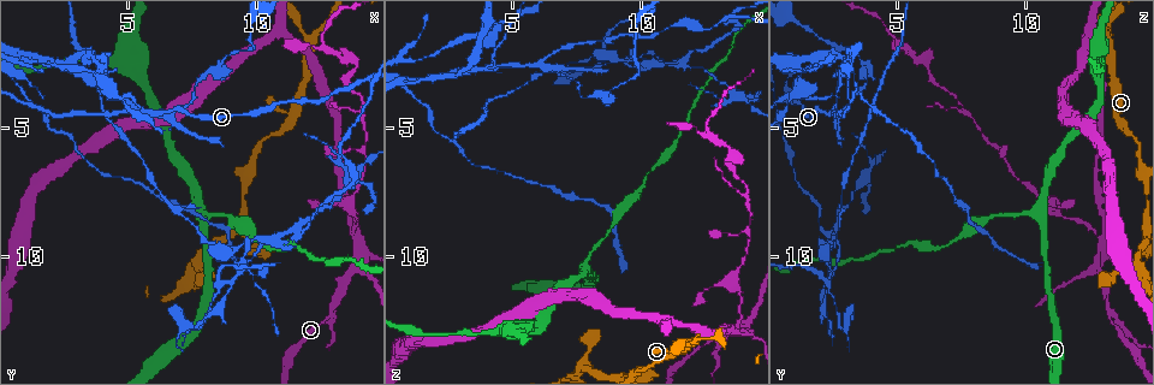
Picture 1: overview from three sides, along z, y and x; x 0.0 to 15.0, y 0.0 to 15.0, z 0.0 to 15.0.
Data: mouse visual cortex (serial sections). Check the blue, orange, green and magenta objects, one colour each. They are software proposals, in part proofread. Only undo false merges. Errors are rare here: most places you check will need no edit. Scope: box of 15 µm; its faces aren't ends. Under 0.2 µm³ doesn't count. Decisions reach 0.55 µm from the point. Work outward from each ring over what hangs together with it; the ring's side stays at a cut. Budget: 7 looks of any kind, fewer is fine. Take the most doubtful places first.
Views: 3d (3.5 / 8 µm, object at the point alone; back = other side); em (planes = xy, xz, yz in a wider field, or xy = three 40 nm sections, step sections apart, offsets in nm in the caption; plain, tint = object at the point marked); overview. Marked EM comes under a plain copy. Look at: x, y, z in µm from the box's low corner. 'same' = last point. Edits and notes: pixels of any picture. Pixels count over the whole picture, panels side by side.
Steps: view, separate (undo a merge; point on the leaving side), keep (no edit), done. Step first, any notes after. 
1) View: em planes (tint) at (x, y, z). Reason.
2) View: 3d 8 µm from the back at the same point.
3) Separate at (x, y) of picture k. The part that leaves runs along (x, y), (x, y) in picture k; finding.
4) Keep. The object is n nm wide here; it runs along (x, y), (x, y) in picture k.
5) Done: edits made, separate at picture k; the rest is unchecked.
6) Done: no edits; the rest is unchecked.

View: 3d 3.5 µm from the back at (12.9, 12.2, 13.3). Three arms meet.

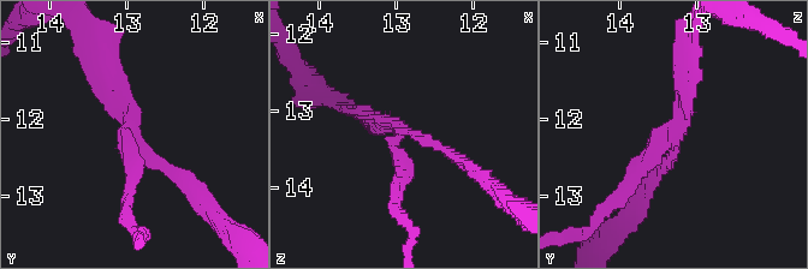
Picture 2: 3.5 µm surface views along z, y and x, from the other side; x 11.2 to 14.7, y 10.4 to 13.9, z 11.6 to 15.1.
View: em planes (tint) at (12.95, 12.30, 13.25). 3 arms meet here; the arms are 150, 150, 200 nm wide.

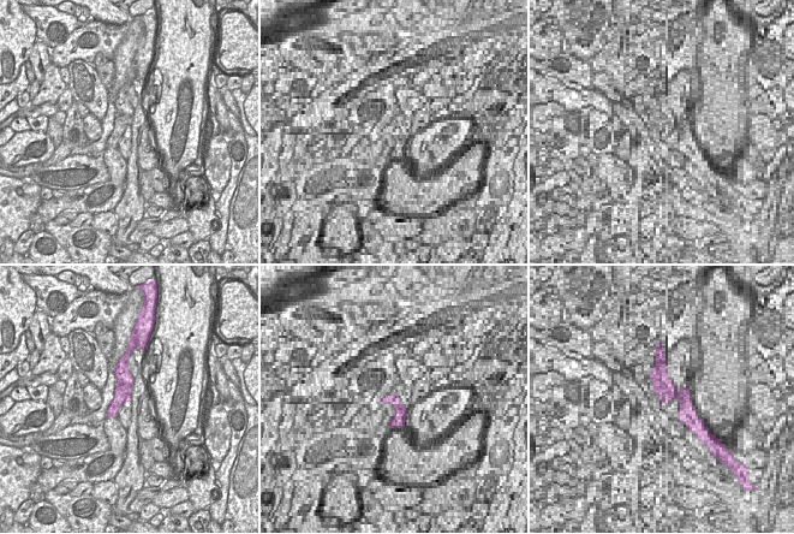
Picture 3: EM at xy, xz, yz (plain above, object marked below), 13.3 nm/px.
View: em xy step 2 (tint) at the same point.

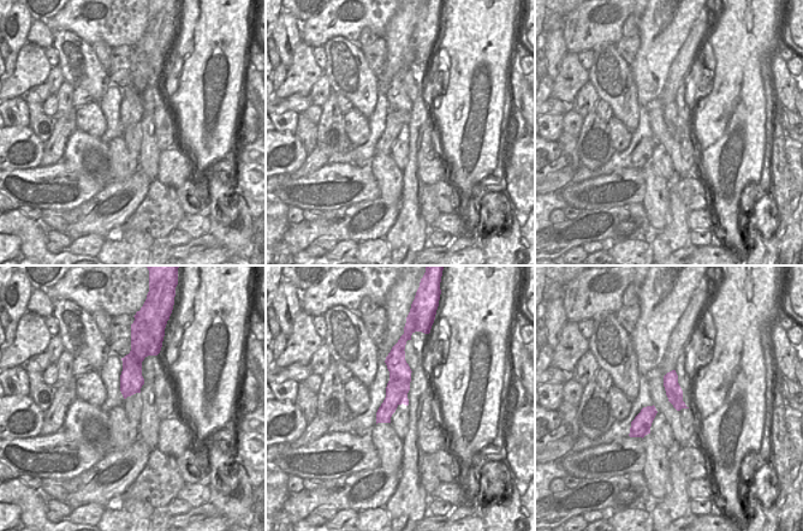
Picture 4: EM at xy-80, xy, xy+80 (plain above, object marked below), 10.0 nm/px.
Separate at (637, 163) of picture 2. Two cells meet here.

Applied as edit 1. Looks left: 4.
View: 3d 8 µm at (7.5, 4.4, 1.8). A narrow waist.

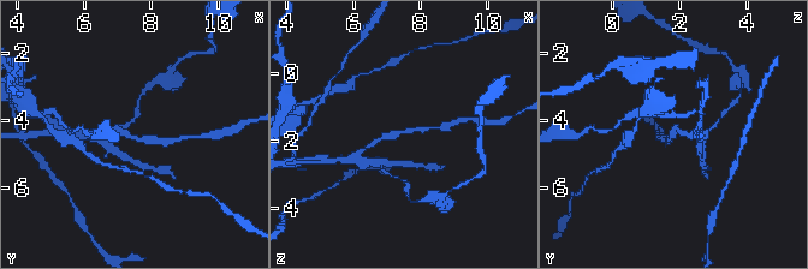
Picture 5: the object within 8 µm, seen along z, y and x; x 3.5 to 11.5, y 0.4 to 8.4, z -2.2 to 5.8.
View: 3d 3.5 µm at (7.4, 4.4, 1.8). Zoom in.

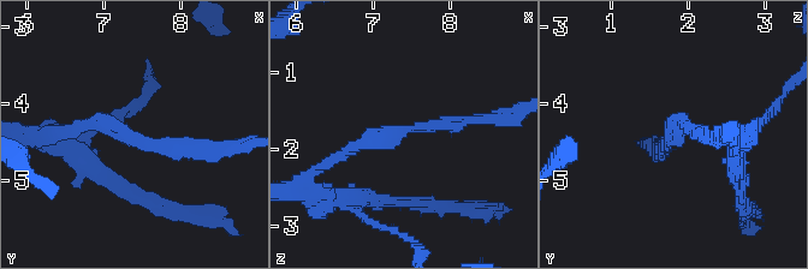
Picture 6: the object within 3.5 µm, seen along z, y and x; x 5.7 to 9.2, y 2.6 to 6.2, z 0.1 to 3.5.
View: em planes (tint) at (7.50, 4.50, 1.75). The arms are 150, 200 nm wide.

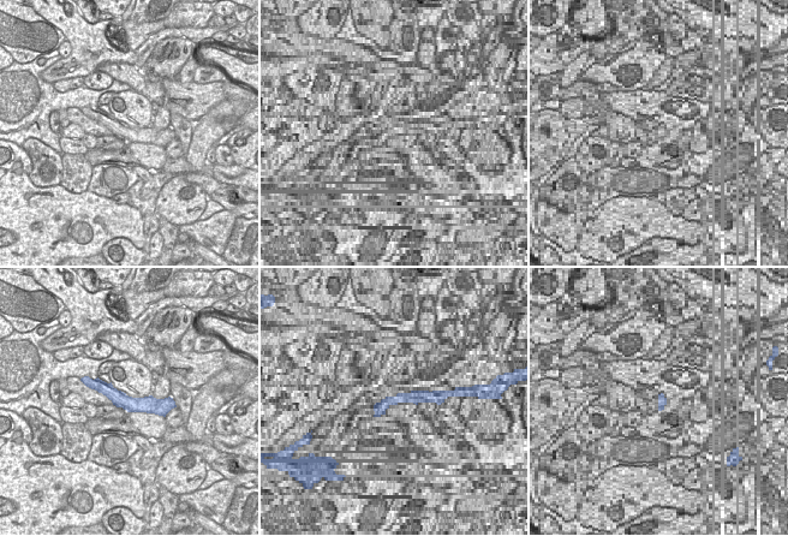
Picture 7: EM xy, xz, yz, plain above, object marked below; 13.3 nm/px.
Keep. It runs along (489, 120), (416, 126), (342, 154) in picture 6; continuous, no second cell.

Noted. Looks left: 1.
Done: edits made, separate at picture 2; the rest is unchecked.

